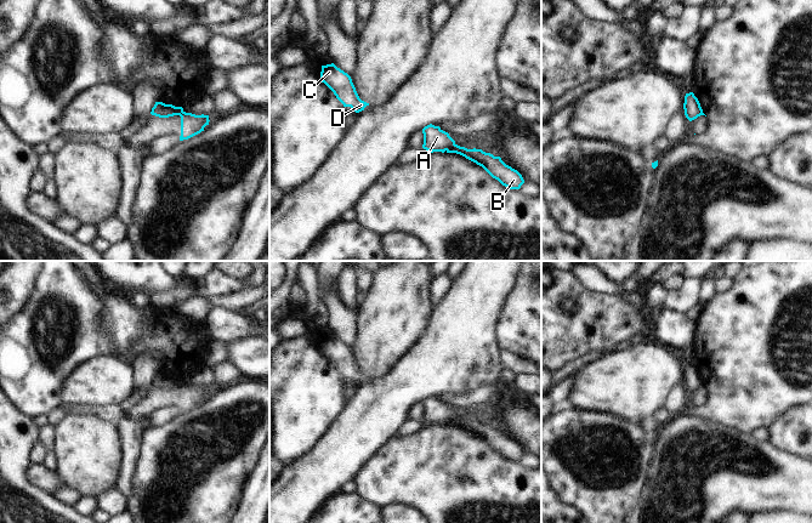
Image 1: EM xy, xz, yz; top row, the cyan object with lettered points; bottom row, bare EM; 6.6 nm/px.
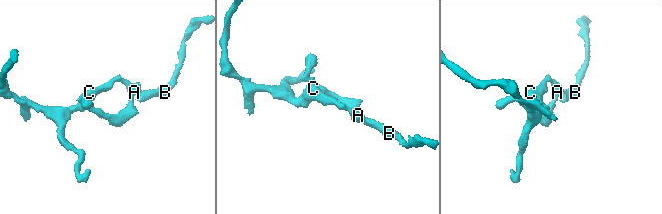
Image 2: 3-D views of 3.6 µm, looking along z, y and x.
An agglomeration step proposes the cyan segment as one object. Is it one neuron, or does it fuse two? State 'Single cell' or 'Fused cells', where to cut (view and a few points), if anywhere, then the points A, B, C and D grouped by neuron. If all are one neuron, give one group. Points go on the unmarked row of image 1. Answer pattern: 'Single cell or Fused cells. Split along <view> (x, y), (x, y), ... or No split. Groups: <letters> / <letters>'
Fused cells. Split along xz (455, 416), (446, 421). Groups: A C D / B

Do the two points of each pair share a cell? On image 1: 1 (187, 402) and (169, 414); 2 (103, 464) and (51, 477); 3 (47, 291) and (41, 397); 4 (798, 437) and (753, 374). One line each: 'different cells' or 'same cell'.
1: different cells
2: different cells
3: same cell
4: different cells

